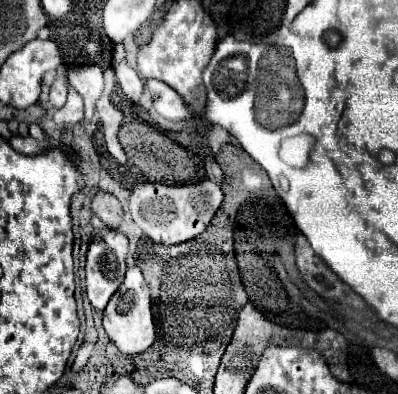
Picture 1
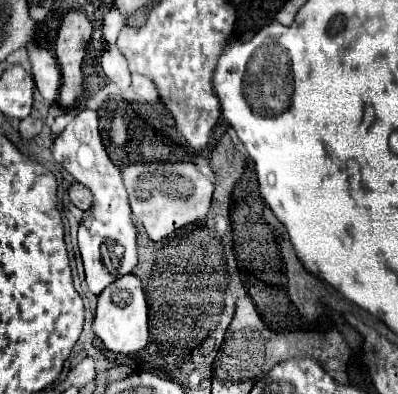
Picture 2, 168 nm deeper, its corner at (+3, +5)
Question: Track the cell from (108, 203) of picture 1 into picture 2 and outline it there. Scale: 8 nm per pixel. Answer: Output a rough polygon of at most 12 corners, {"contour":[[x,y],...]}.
{"contour":[[73,183],[71,203],[83,211],[93,205],[91,191]]}

